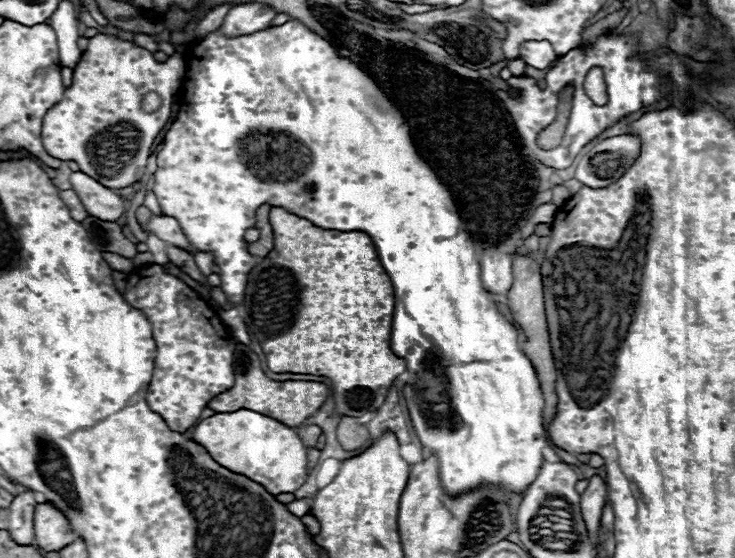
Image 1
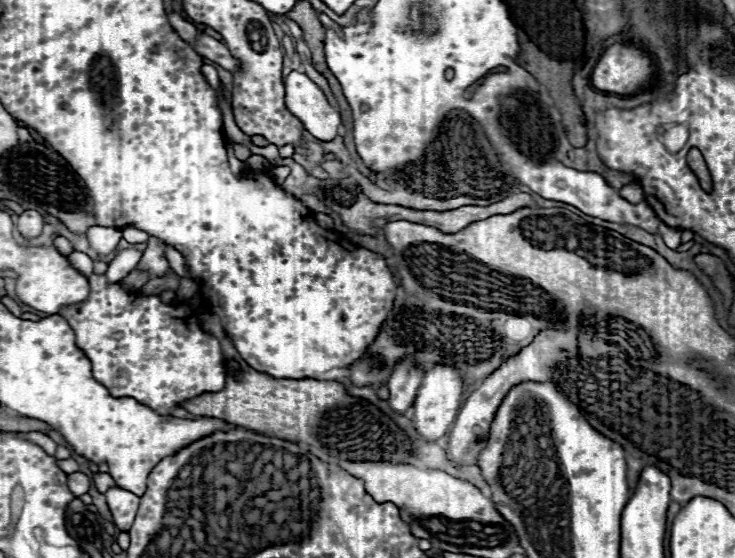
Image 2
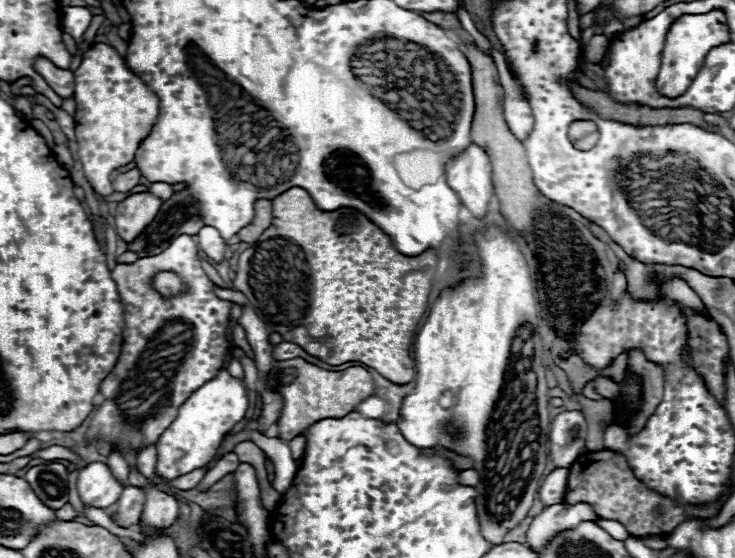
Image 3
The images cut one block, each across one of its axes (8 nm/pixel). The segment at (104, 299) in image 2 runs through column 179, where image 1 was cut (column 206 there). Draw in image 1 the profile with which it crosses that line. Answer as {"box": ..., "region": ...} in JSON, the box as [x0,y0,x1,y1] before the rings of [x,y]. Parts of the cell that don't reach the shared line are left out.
{"box":[124,264,236,434],"region":[[[158,264],[142,266],[128,274],[124,300],[130,306],[134,306],[146,314],[146,318],[152,324],[152,338],[154,338],[156,350],[158,350],[156,360],[154,360],[152,382],[146,392],[146,402],[152,412],[156,412],[164,418],[164,422],[168,424],[170,430],[184,434],[190,426],[194,426],[198,422],[202,410],[216,394],[222,394],[224,390],[230,390],[234,386],[232,362],[234,362],[236,340],[228,334],[228,330],[220,322],[218,314],[190,286],[186,286],[176,276],[166,274],[164,268]]]}

